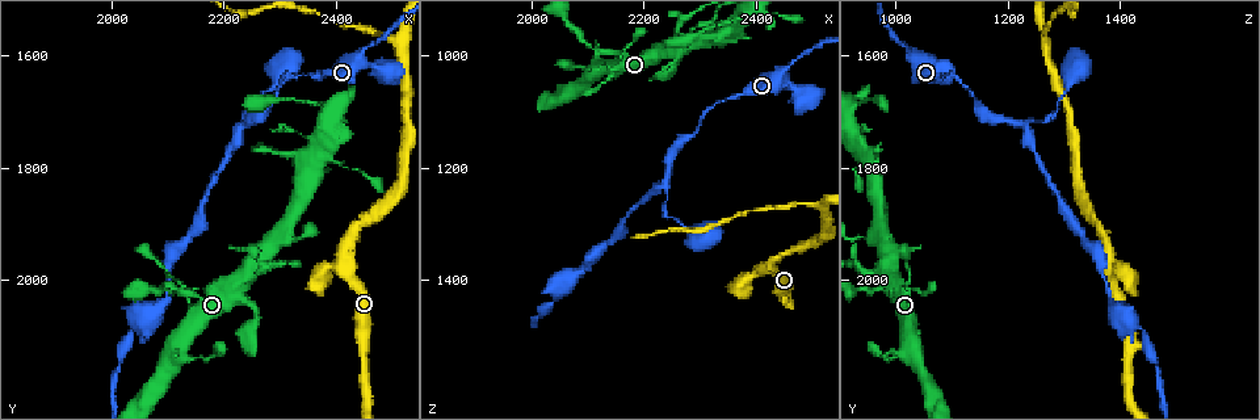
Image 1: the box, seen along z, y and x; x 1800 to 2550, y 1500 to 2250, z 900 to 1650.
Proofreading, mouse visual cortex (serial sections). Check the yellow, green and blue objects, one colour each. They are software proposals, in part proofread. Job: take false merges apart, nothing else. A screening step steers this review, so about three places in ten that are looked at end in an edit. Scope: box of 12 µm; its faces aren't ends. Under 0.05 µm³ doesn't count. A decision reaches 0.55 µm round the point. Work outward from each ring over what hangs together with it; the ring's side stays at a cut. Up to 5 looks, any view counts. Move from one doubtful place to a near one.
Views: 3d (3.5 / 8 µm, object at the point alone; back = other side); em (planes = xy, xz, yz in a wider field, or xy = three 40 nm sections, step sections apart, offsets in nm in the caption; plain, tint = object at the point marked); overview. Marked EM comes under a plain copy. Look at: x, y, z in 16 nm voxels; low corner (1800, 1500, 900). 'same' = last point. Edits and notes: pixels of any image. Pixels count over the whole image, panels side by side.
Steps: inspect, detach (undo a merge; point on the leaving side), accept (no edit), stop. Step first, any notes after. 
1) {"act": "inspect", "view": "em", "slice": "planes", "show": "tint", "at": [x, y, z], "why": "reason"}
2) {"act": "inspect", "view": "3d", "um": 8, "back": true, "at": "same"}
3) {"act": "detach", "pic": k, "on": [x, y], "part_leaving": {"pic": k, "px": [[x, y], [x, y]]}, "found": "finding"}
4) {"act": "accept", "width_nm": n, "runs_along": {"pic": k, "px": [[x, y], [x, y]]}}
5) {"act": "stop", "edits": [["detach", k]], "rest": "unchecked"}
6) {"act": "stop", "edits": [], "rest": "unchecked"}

{"act": "inspect", "view": "3d", "um": 3.5, "at": [2475, 1570, 1265], "why": "sudden change in width"}

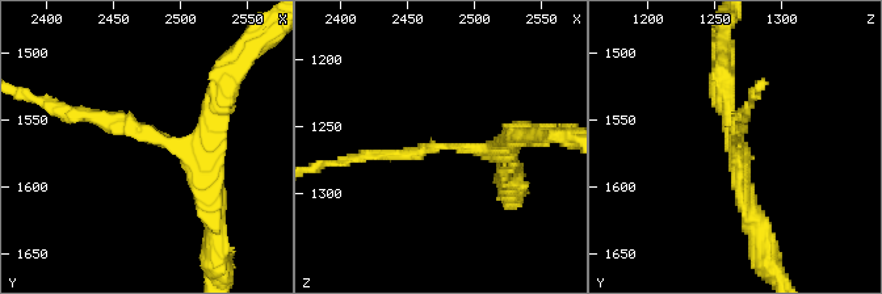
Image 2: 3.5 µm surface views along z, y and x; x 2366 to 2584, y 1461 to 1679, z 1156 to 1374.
{"act": "inspect", "view": "em", "slice": "xy", "step": 3, "show": "tint", "at": [2478, 1568, 1264], "arm_widths_nm": [150, 300]}

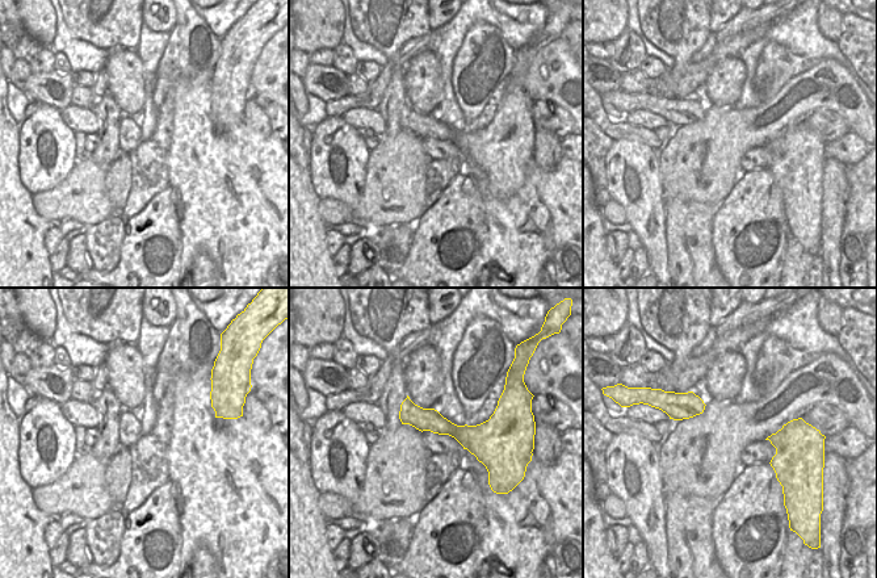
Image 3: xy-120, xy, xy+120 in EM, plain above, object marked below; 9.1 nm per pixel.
{"act": "accept", "runs_along": {"pic": 2, "px": [[213, 188], [193, 143], [72, 114]]}, "found": "all the same cell"}

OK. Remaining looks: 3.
{"act": "inspect", "view": "3d", "um": 3.5, "back": true, "at": [2235, 1725, 1230], "why": "arms part here"}

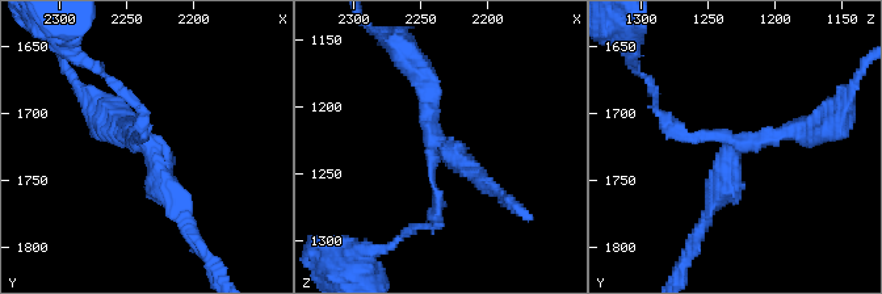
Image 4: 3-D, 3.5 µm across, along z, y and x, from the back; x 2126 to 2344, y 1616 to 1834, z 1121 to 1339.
{"act": "inspect", "view": "em", "slice": "planes", "show": "tint", "at": [2236, 1724, 1230], "arms": 3, "arm_widths_nm": [150, 250, 250]}

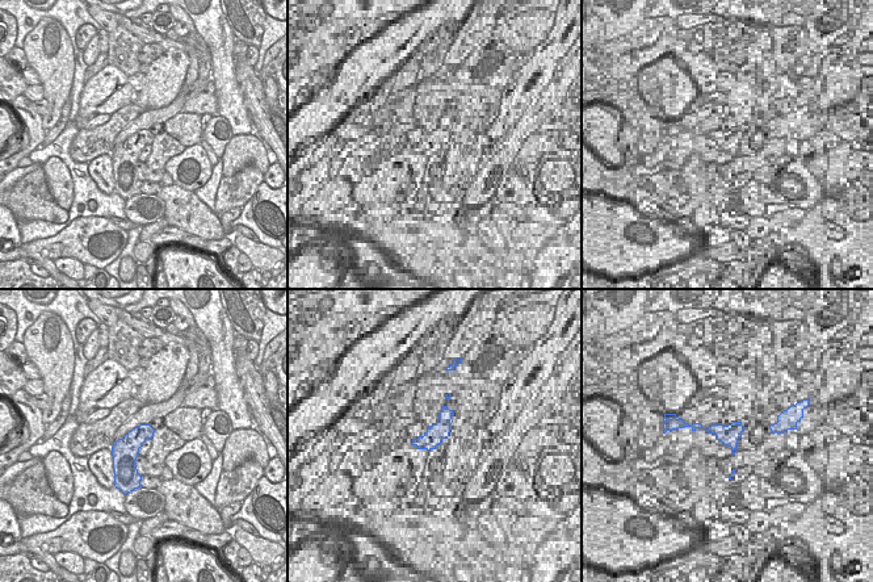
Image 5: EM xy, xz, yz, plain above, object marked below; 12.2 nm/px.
{"act": "accept", "runs_along": {"pic": 4, "px": [[814, 129], [739, 141], [706, 213]]}, "found": "continuous, no second cell"}

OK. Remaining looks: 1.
{"act": "stop", "edits": [], "rest": "unchecked"}

